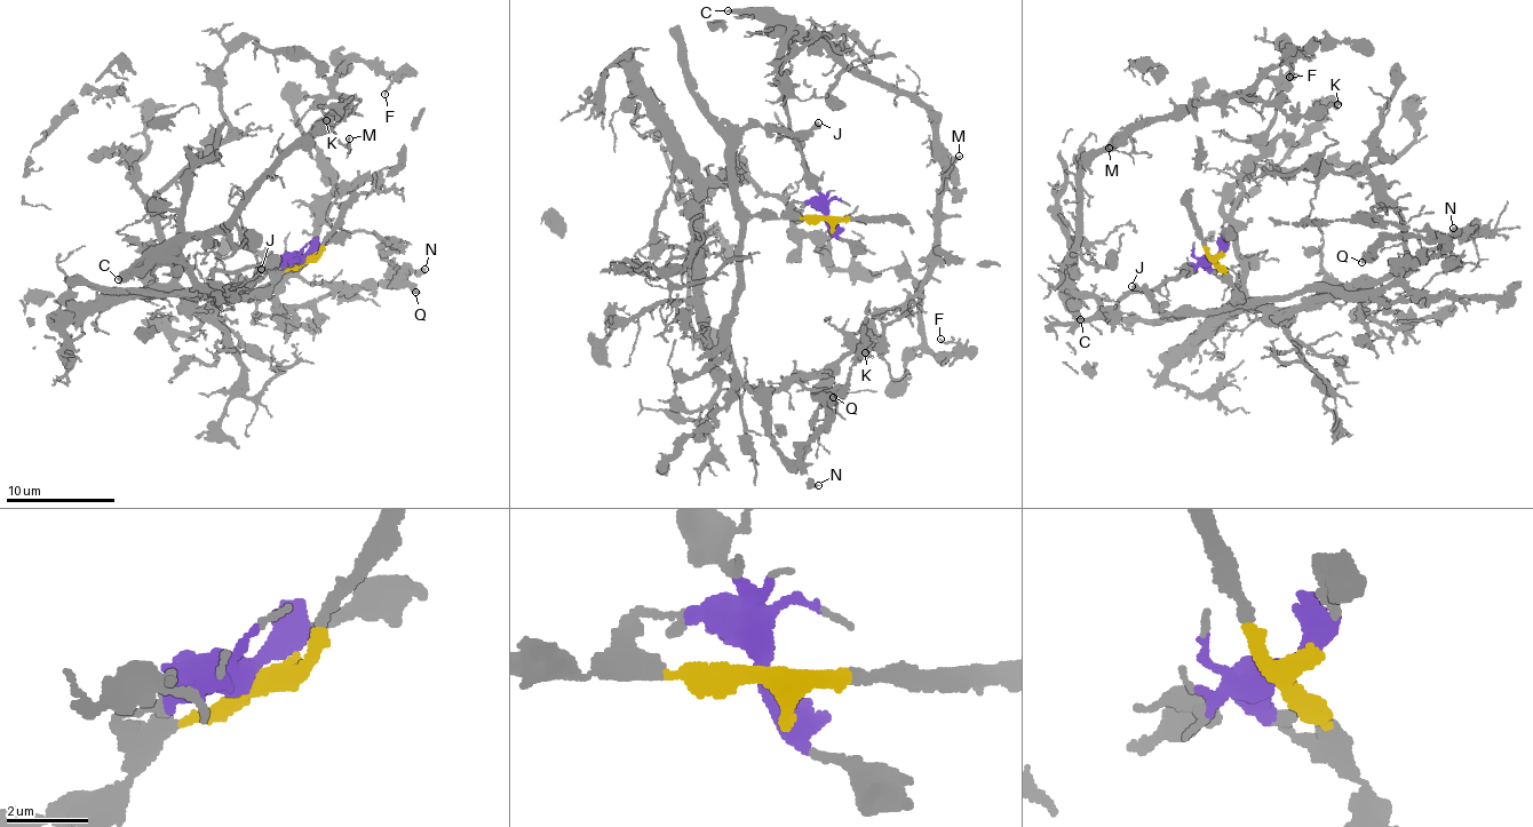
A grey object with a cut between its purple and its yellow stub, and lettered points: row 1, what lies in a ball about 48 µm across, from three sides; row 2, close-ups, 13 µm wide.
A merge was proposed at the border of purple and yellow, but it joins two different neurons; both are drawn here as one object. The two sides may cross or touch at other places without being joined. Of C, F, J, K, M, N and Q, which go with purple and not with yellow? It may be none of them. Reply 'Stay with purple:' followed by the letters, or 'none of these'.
Stay with purple: C, F, K, M

